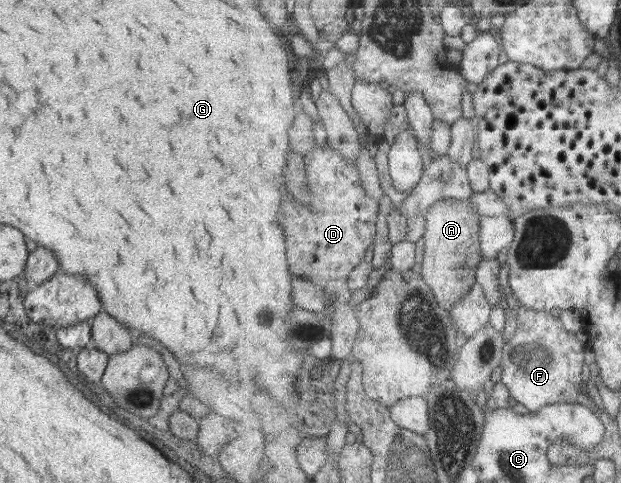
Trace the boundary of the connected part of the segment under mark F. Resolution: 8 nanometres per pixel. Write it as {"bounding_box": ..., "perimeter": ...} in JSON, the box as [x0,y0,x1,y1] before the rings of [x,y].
{"bounding_box":[502,308,590,411],"perimeter":[[[529,308],[515,336],[506,344],[502,381],[511,388],[514,398],[531,411],[579,401],[579,395],[590,390],[585,384],[587,350],[588,343],[583,343],[577,333],[567,331],[559,312]]]}

